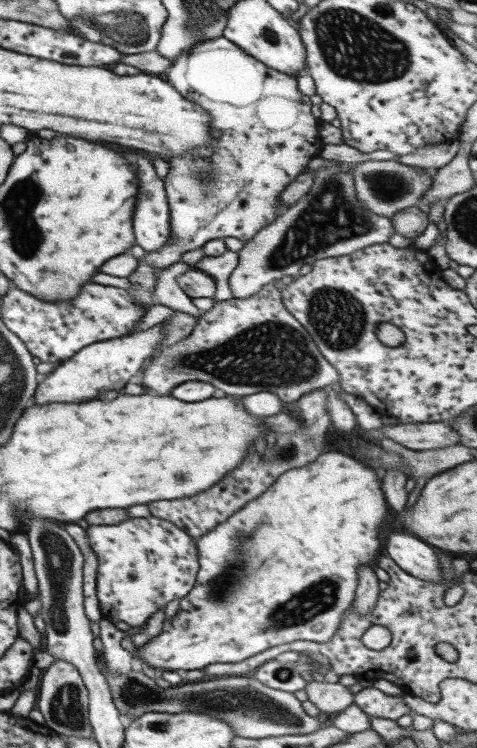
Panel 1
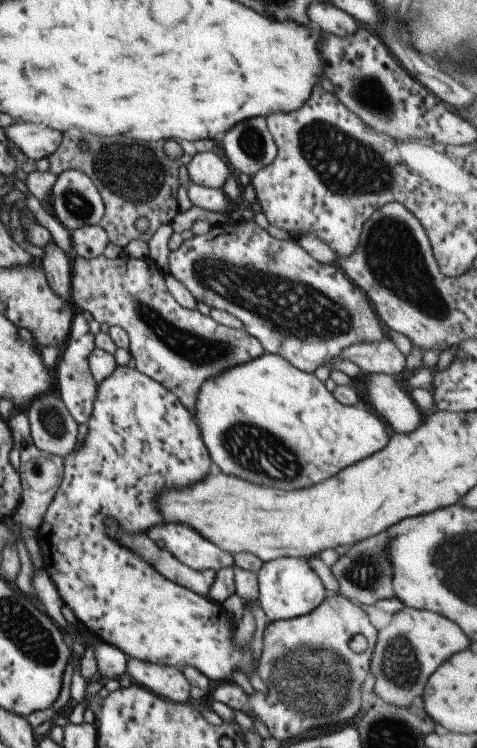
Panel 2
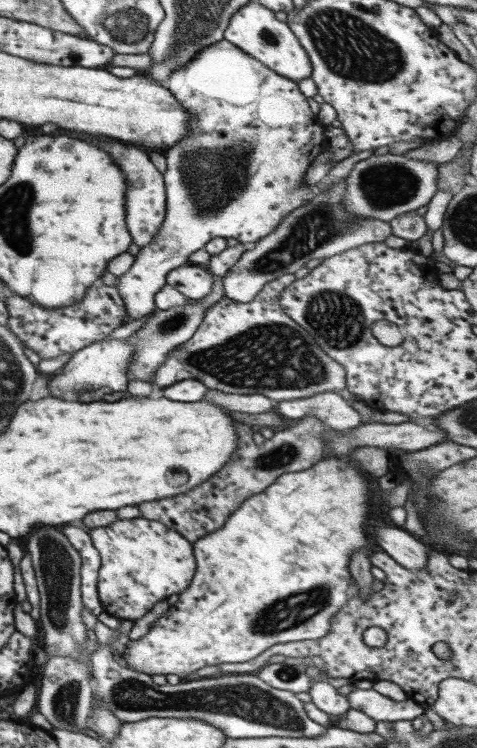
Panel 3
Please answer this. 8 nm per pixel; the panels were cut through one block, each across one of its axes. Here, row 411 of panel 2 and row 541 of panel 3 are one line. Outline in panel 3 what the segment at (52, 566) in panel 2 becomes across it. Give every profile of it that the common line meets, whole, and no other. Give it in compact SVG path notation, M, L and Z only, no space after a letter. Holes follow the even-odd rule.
M120 520L89 530L93 546L100 553L97 591L103 612L118 620L136 621L171 594L180 594L196 573L193 547L172 528L158 520Z

